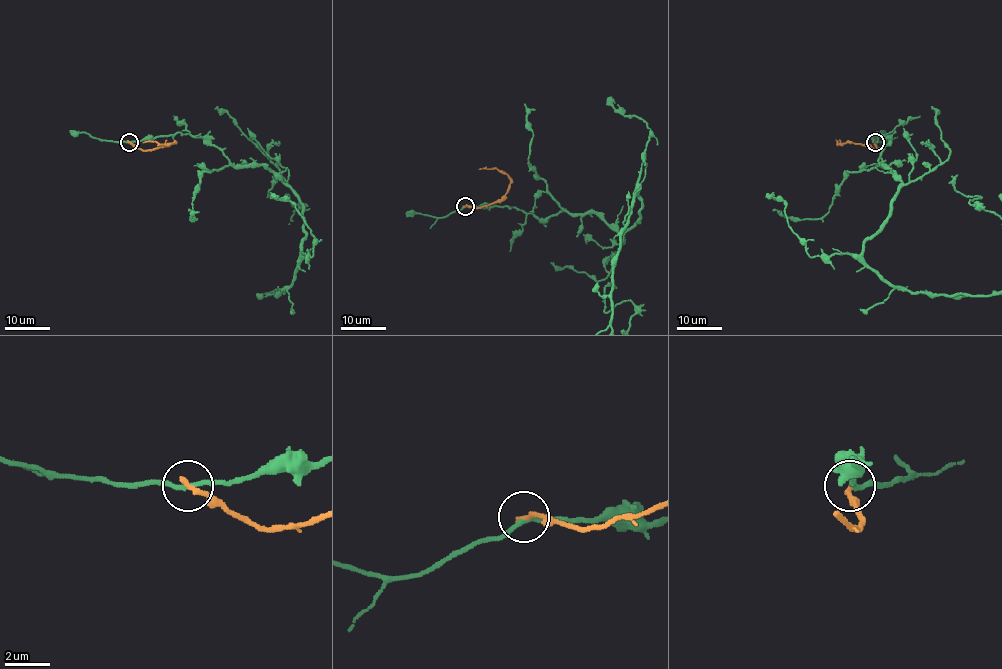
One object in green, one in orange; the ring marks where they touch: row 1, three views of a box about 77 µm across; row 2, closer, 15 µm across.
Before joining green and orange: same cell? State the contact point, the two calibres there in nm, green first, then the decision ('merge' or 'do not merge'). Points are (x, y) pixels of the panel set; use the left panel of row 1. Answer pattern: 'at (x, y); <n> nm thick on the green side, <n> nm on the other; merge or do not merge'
at (129, 142); 200 nm thick on the green side, 240 nm on the other; do not merge

